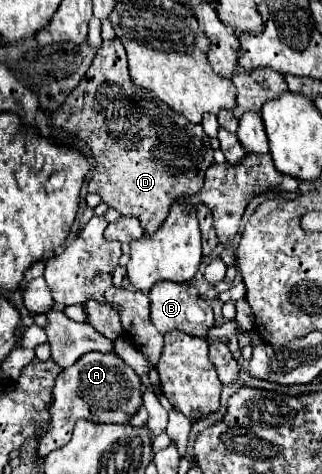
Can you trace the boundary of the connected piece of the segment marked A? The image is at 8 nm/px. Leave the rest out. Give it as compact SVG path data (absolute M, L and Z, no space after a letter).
M83 355L75 365L63 369L57 377L51 403L51 429L43 439L39 439L39 457L47 457L51 451L69 443L73 427L79 419L89 419L97 423L127 423L141 405L139 387L141 381L137 373L119 355Z

